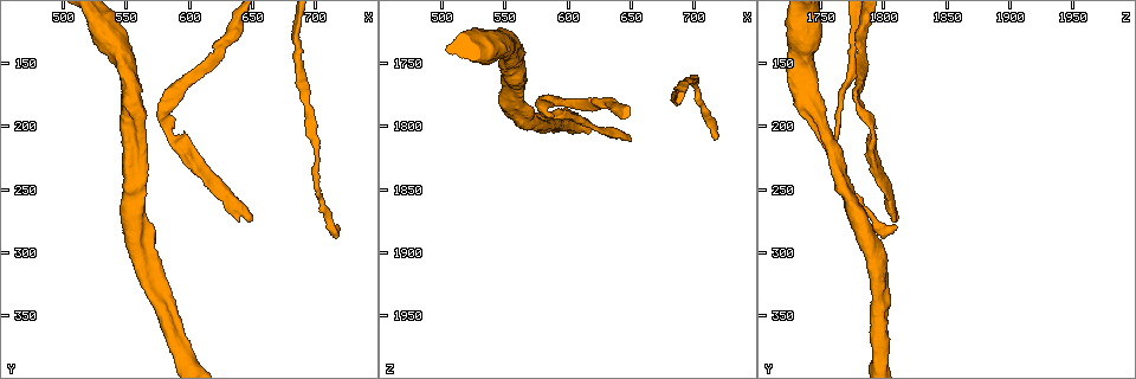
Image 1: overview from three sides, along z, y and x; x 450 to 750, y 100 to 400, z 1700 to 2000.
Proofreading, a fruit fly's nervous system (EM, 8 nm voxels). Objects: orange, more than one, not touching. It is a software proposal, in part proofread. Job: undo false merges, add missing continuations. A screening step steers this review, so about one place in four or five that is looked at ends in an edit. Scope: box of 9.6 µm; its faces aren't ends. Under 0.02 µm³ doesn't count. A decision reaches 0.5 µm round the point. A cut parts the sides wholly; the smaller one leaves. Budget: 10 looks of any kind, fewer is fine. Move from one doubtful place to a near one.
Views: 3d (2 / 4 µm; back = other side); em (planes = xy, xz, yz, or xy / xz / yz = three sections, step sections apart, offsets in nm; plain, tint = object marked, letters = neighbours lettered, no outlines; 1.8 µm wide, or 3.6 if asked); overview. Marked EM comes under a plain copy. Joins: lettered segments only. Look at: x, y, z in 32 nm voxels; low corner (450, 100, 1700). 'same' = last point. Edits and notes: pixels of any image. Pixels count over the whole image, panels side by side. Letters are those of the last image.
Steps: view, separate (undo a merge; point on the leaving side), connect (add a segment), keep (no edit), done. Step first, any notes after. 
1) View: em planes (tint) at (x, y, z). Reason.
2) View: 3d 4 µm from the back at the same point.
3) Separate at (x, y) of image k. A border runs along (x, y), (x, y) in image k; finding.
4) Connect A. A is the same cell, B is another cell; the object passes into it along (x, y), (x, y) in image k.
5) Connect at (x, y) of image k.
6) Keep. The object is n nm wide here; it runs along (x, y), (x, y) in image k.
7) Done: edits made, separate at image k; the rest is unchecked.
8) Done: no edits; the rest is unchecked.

View: em planes (letters) at (694, 180, 1768). Narrows sharply.

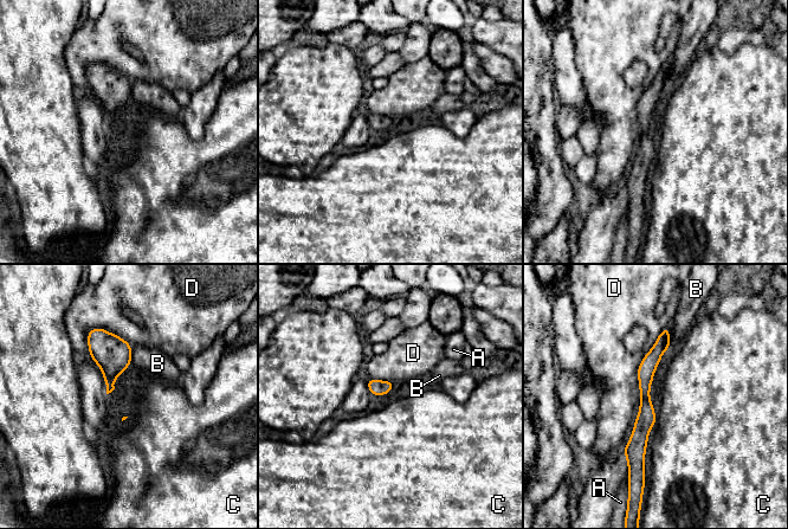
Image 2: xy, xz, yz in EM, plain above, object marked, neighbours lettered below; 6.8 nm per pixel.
Keep. The object is 70 nm wide here; A, B, C and D are other cells; it runs along (666, 330), (645, 373), (638, 465) in image 2; one cell here.

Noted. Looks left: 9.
View: 3d 2 µm at (720, 280, 1808). Branch stops here.

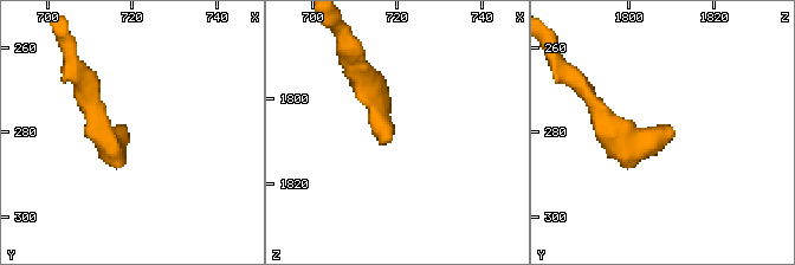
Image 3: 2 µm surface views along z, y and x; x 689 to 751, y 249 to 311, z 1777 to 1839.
View: em planes (tint) at (719, 279, 1809).

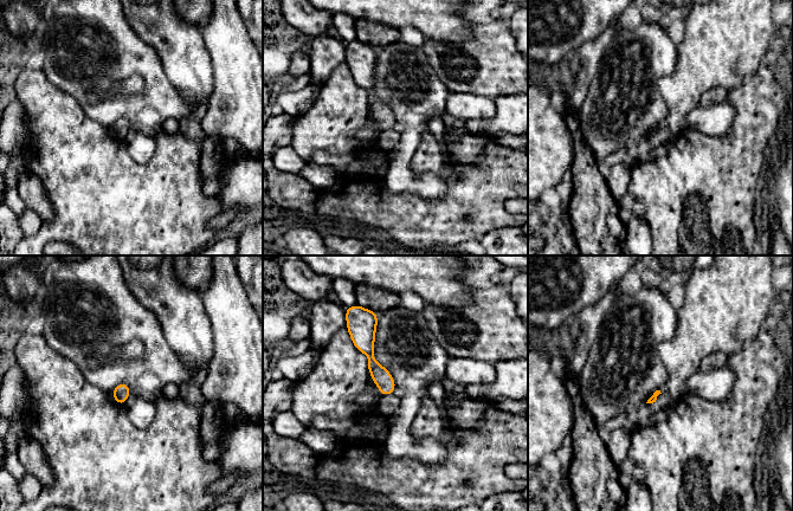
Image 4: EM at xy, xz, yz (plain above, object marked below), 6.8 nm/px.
View: em planes (letters) at the same point.

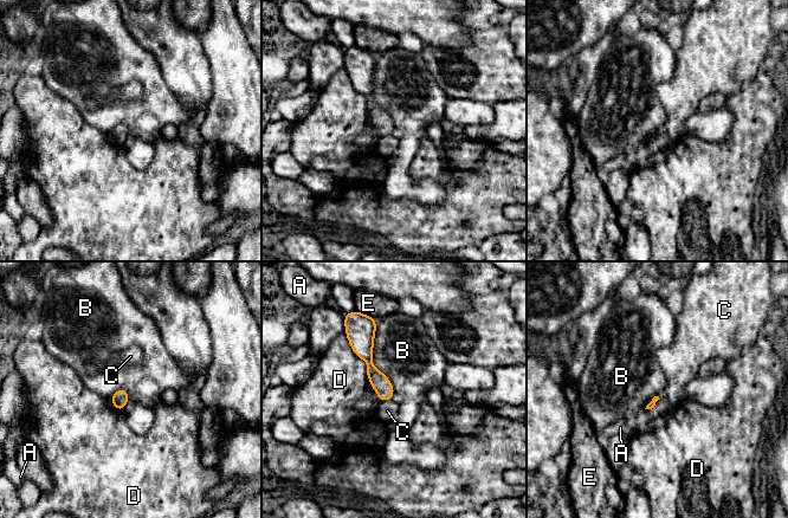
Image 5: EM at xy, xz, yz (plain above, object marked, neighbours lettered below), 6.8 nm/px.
Keep. A, B, C, D and E are other cells; no lettered segment goes on from it.

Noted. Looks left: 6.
View: 3d 2 µm from the back at (652, 274, 1812). End of a long branch.

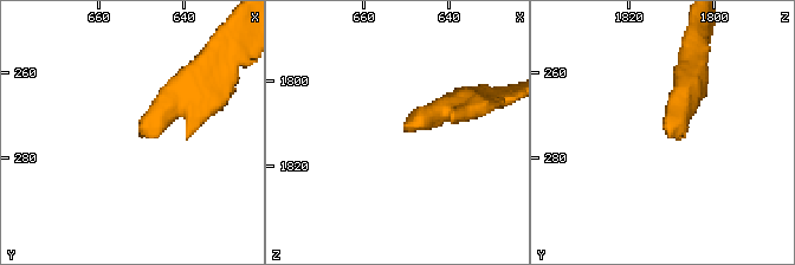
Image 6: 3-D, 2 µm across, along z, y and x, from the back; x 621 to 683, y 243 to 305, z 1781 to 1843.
View: em planes (letters) at (650, 274, 1812).

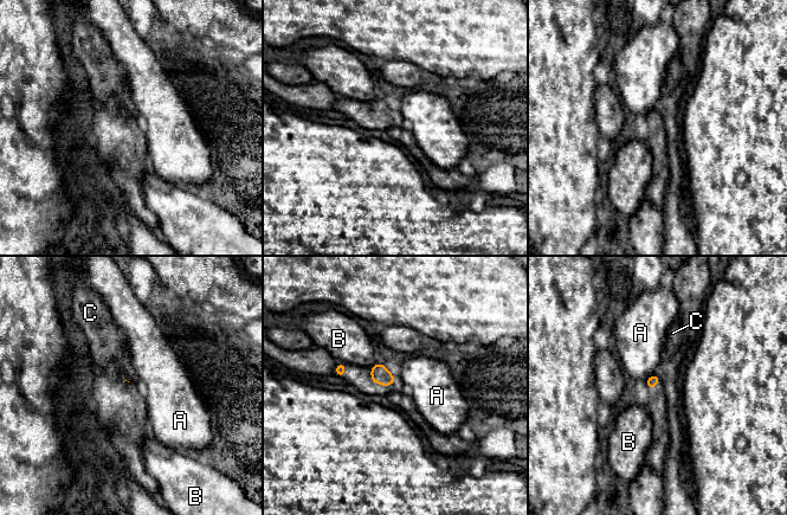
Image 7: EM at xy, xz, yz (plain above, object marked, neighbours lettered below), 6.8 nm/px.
Keep. A, B and C are other cells; a border runs along (656, 372), (645, 381) in image 7; none of them fits.

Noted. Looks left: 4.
View: 3d 4 µm at (584, 204, 1790). Narrows sharply.

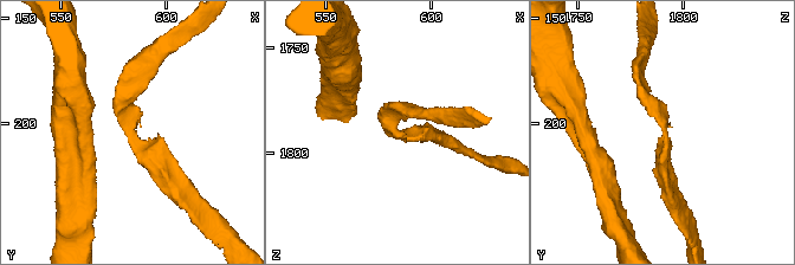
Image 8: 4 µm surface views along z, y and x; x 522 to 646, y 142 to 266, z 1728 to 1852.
View: em xy step 16 (letters) at (583, 205, 1792). The arms are 170, 190 nm wide; need the tissue.

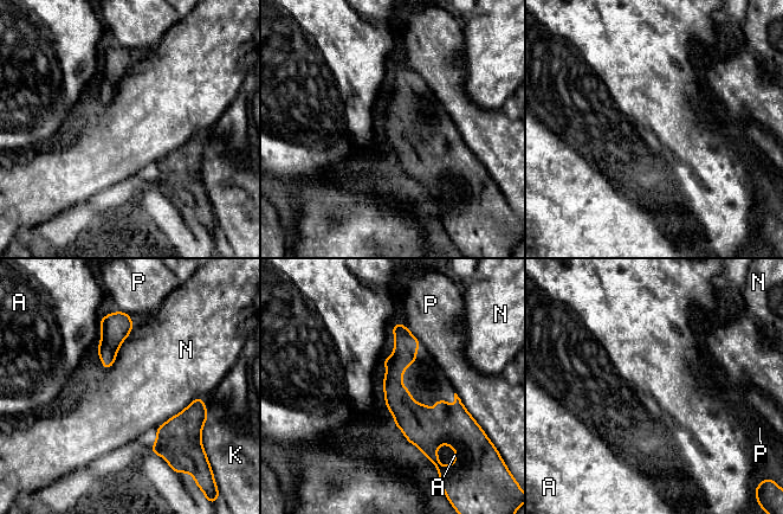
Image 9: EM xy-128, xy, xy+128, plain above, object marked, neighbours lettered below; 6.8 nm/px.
Keep. The longest contact is with N, 380 nm; A, K, N and P are other cells; it runs along (396, 327), (395, 392), (421, 418), (461, 409) in image 9; one cell here.

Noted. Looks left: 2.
Done: no edits; the rest is unchecked.

